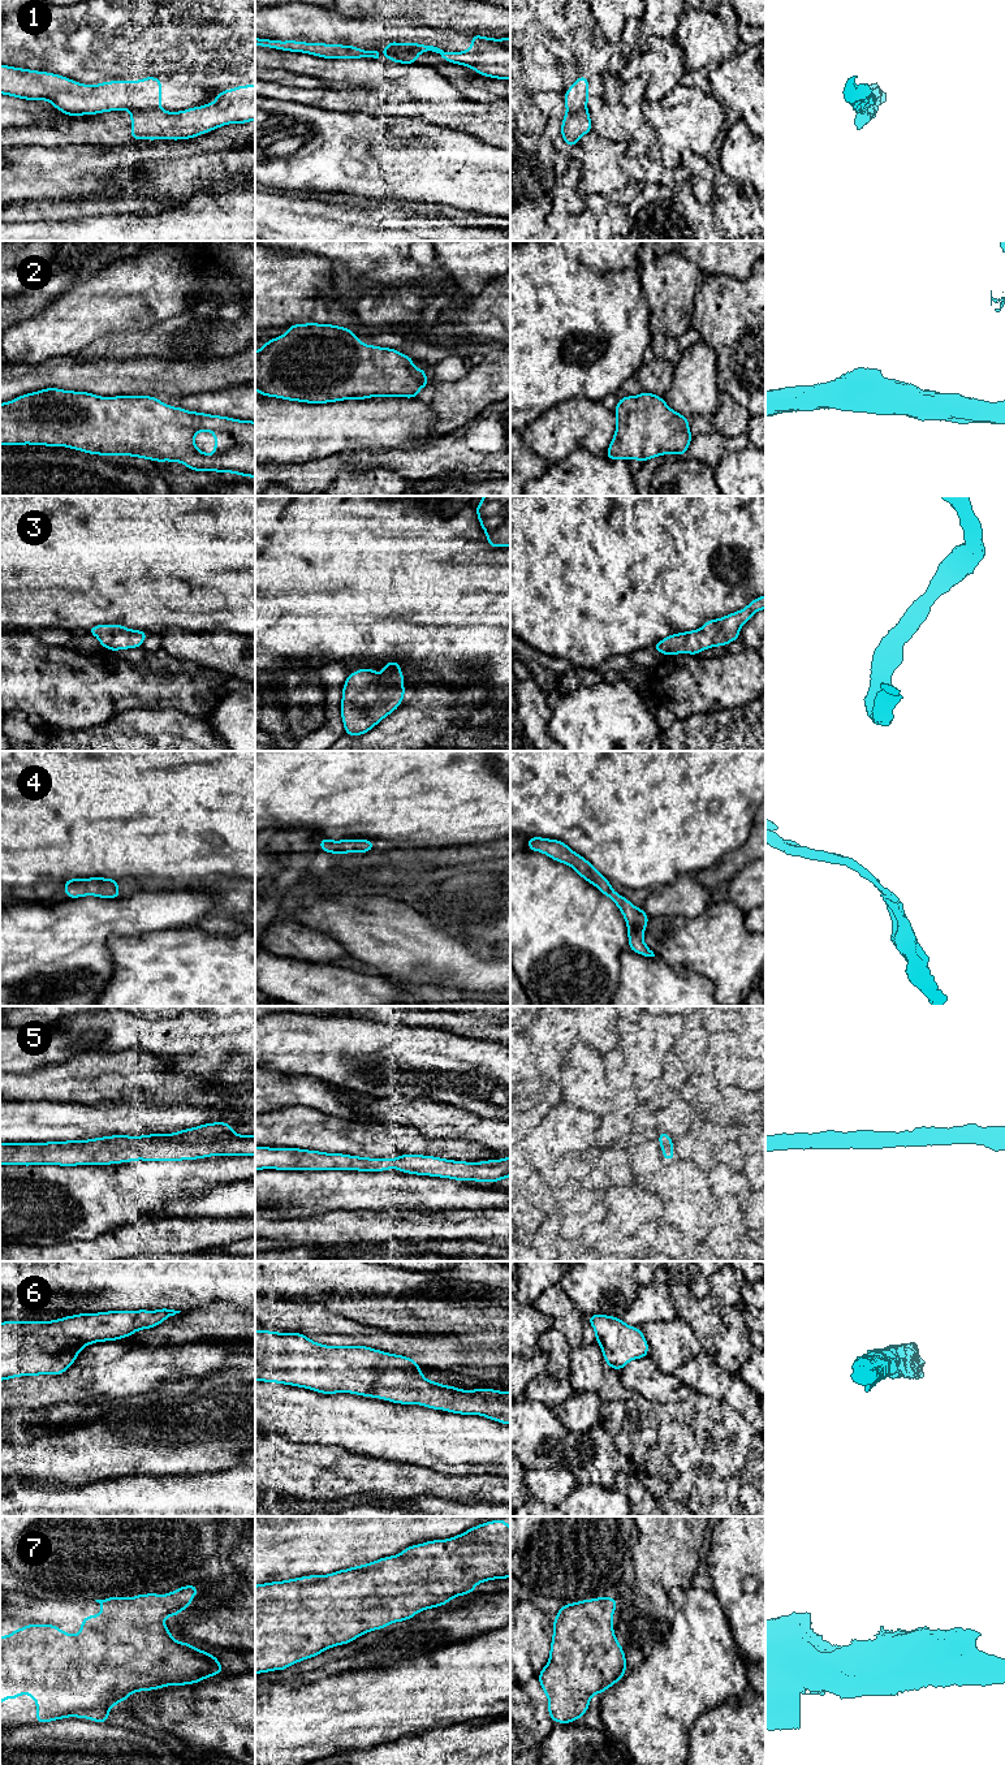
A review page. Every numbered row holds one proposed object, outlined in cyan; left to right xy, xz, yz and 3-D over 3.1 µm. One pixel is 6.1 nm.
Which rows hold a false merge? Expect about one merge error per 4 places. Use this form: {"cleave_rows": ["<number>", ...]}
{"cleave_rows": ["1"]}

